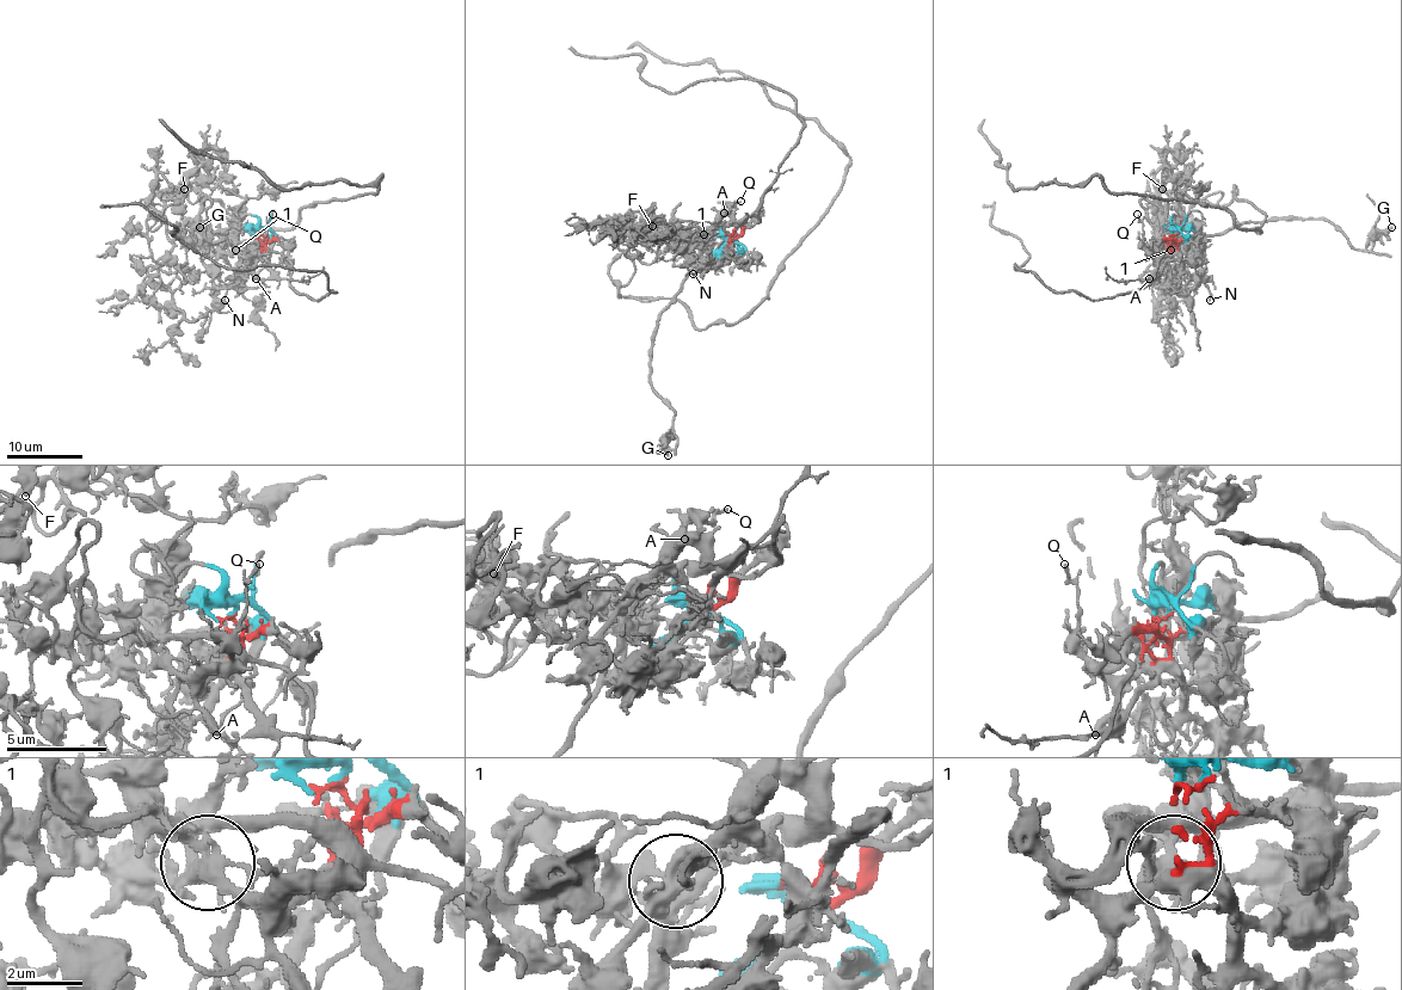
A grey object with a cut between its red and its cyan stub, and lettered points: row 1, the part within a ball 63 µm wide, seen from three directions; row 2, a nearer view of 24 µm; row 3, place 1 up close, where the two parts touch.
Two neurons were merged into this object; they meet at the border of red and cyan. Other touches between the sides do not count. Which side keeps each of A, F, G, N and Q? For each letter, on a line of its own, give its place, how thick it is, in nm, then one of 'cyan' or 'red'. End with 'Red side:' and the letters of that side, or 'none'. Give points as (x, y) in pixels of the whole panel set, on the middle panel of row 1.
A: (724, 213) | 280 nm | red
F: (652, 226) | 280 nm | cyan
G: (668, 455) | 280 nm | red
N: (693, 274) | 140 nm | red
Q: (741, 201) | 140 nm | red
Red side: A, G, N, Q

